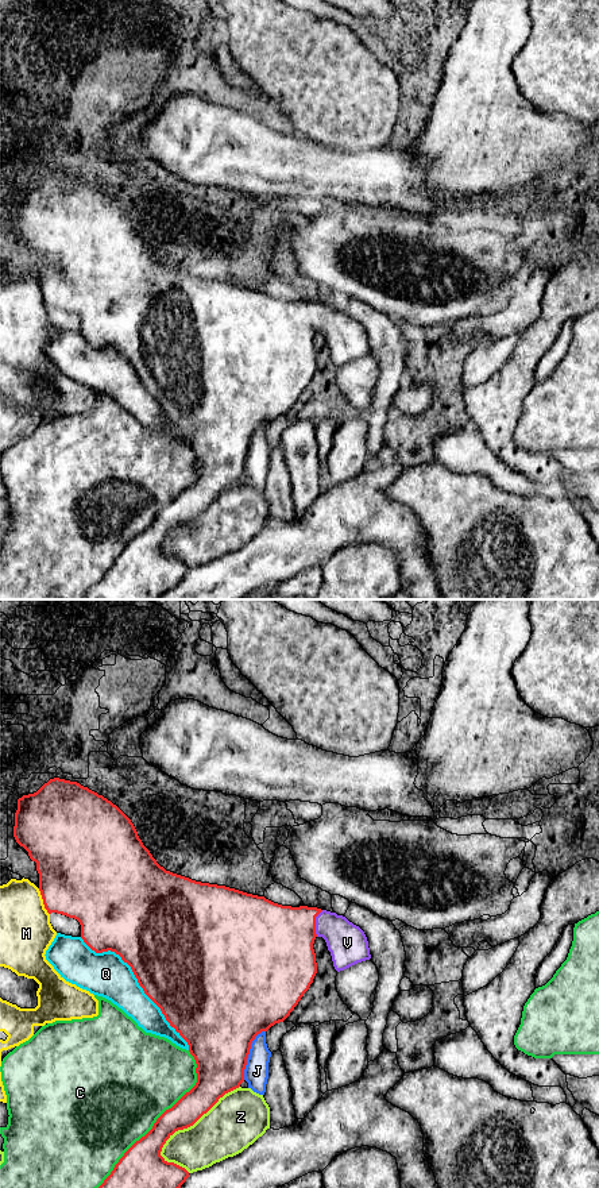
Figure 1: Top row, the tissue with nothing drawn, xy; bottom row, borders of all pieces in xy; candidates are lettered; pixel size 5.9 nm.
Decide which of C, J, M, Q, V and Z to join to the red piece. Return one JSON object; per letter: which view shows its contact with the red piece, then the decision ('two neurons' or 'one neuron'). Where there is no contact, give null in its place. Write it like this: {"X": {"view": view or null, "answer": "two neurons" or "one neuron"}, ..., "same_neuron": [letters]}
{"C": {"view": "xy", "answer": "two neurons"}, "J": {"view": "xy", "answer": "two neurons"}, "M": {"view": "xy", "answer": "two neurons"}, "Q": {"view": "xy", "answer": "two neurons"}, "V": {"view": "xy", "answer": "one neuron"}, "Z": {"view": "xy", "answer": "two neurons"}, "same_neuron": ["V"]}

